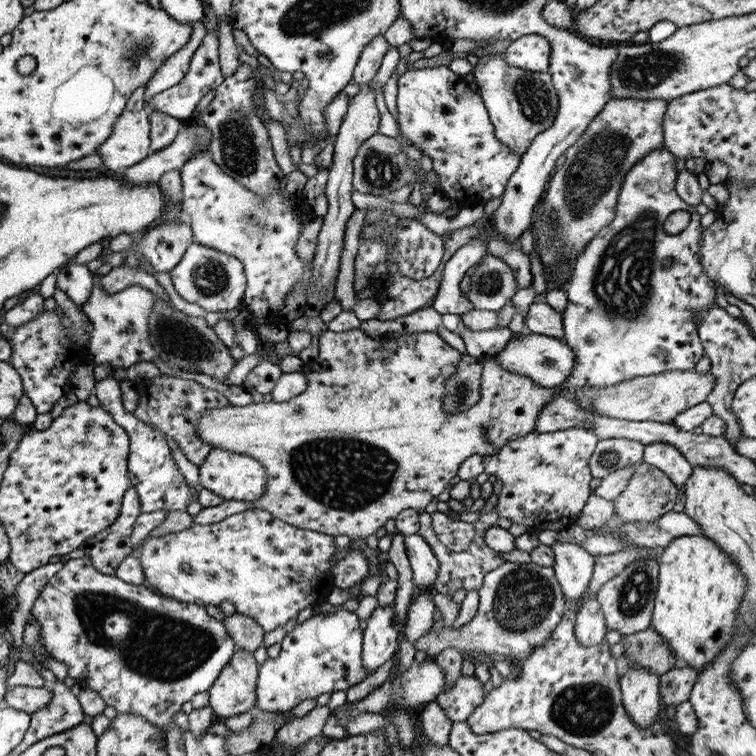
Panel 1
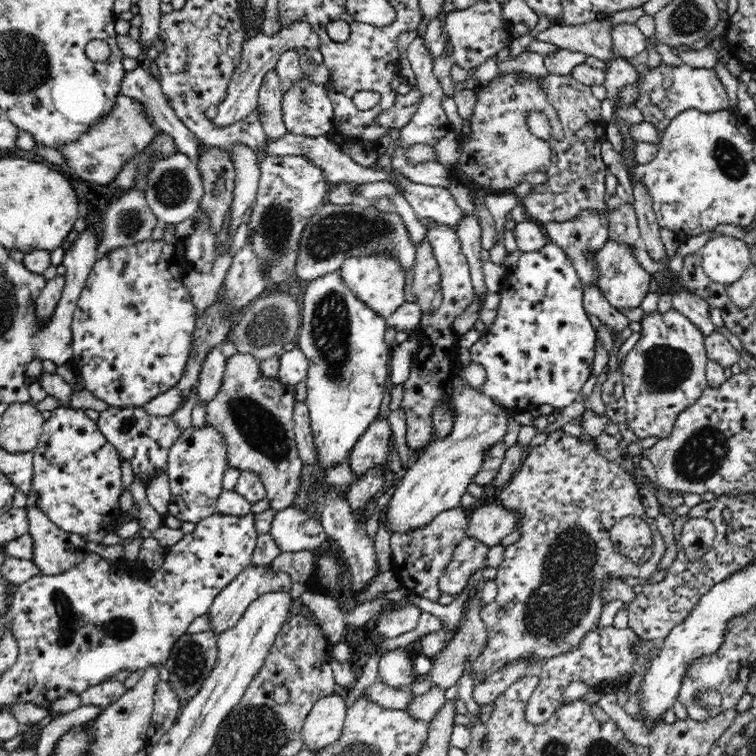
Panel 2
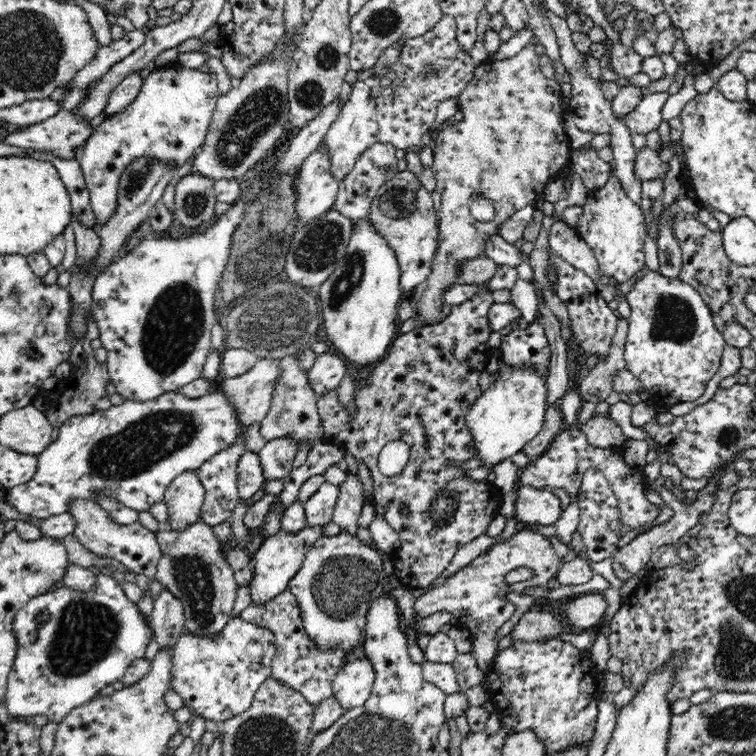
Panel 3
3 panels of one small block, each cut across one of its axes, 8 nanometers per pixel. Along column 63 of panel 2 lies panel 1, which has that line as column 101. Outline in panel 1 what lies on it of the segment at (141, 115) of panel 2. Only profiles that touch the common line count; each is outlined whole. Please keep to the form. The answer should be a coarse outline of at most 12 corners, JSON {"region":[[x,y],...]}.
{"region":[[147,110],[124,112],[97,147],[118,173],[149,155]]}

